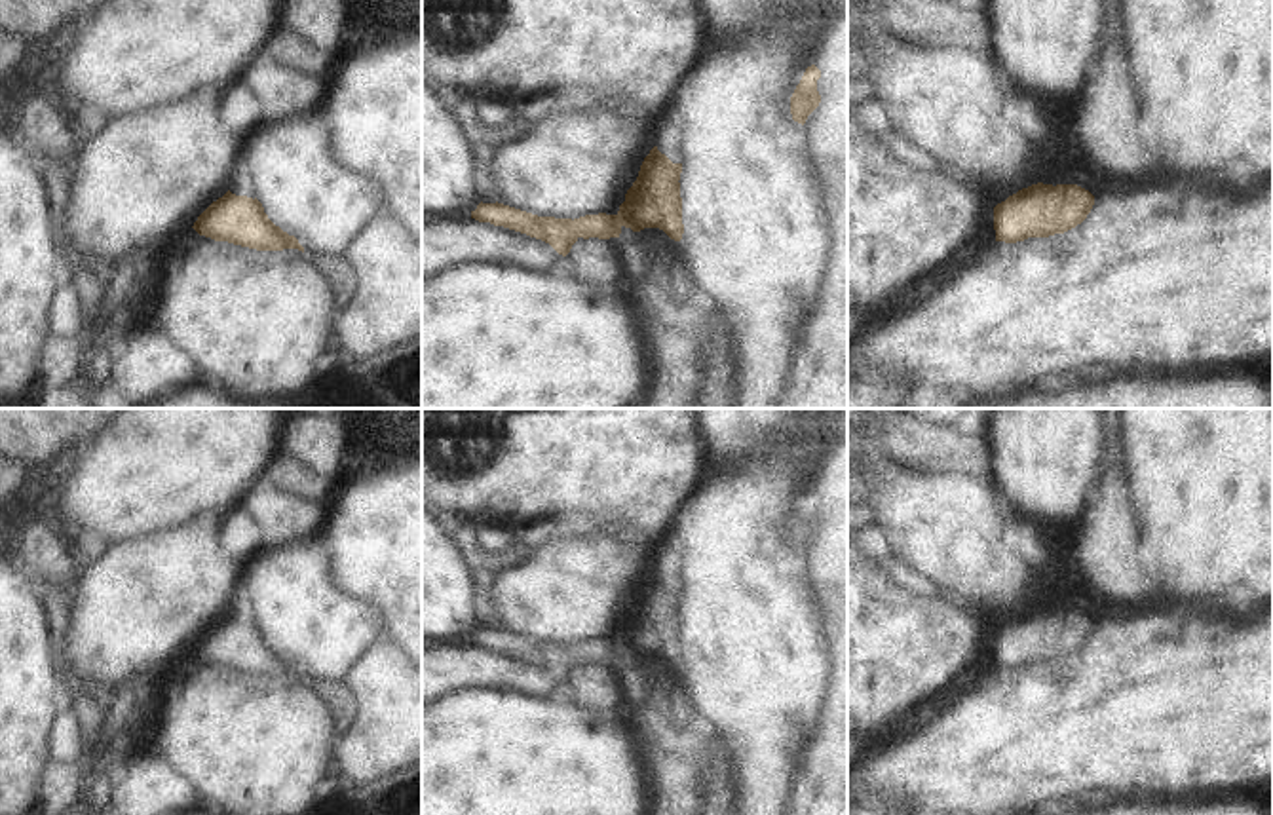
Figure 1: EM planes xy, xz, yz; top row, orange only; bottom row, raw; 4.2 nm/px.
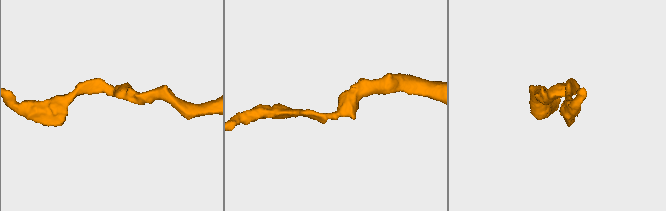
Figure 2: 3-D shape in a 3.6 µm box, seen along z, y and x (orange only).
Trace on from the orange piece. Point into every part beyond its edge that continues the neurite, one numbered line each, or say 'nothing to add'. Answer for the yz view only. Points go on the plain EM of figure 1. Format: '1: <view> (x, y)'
nothing to add

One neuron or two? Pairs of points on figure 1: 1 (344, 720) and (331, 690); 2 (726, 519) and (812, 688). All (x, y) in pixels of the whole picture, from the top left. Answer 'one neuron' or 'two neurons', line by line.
1: one neuron
2: one neuron

